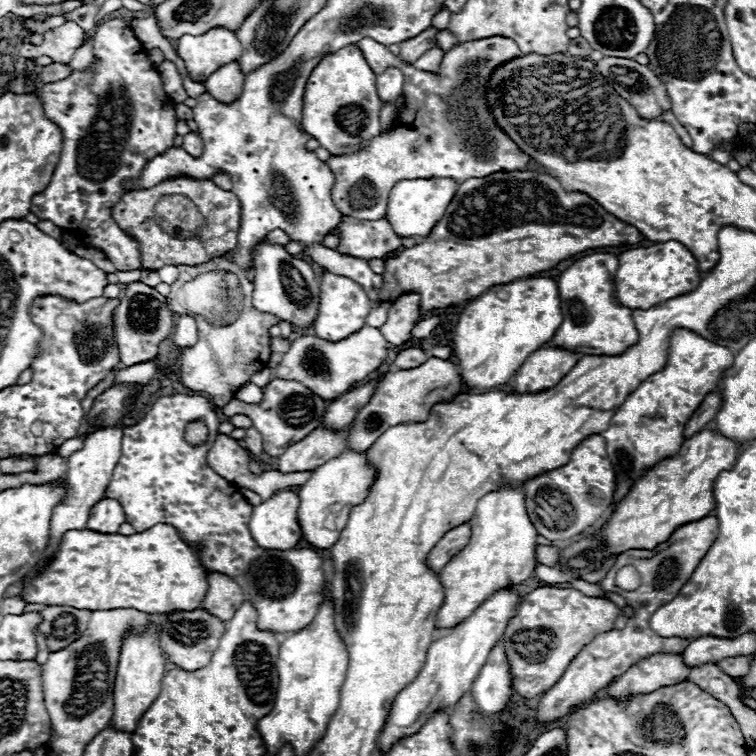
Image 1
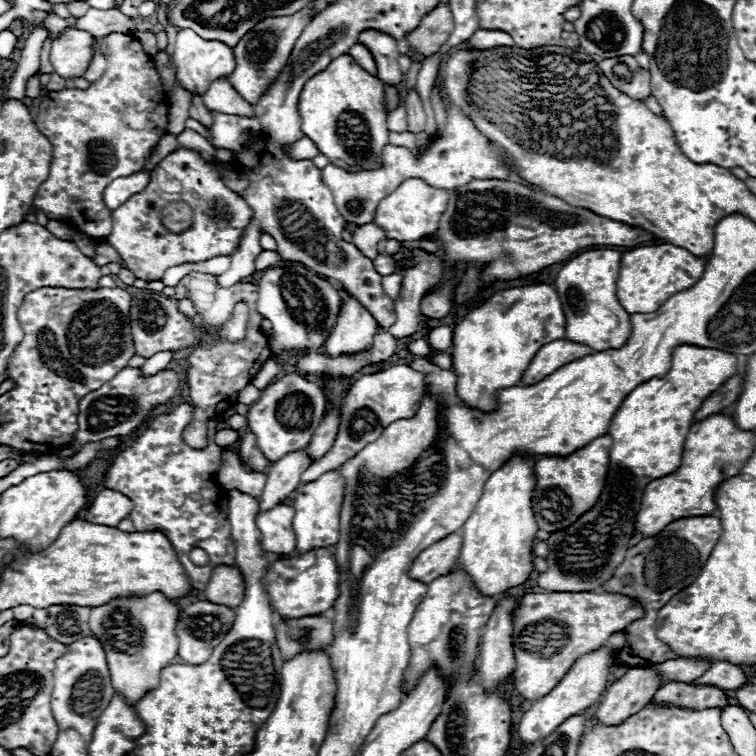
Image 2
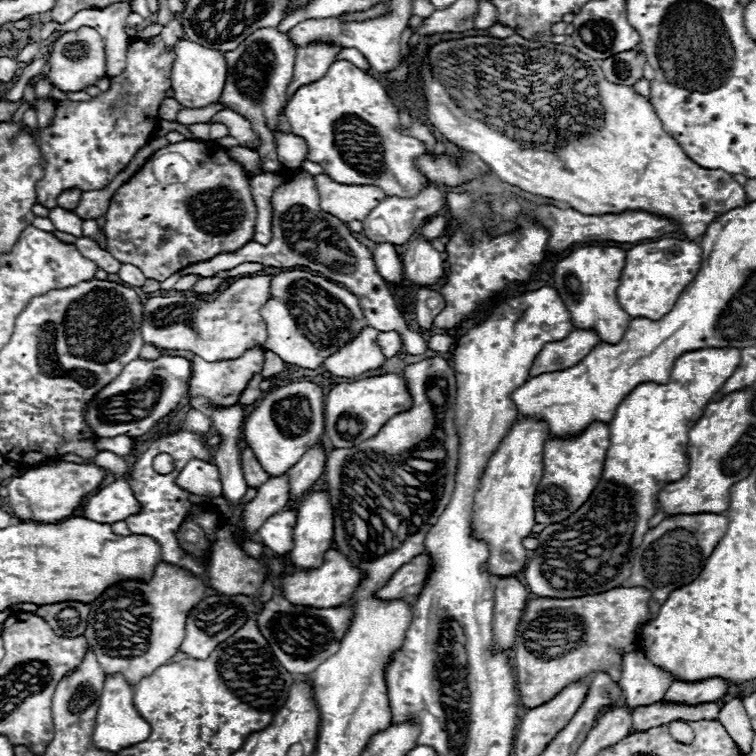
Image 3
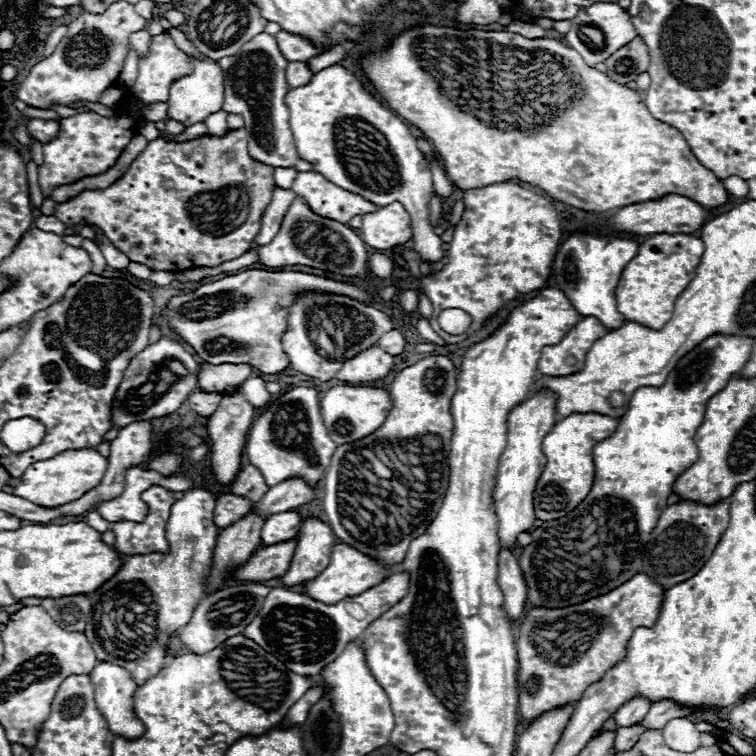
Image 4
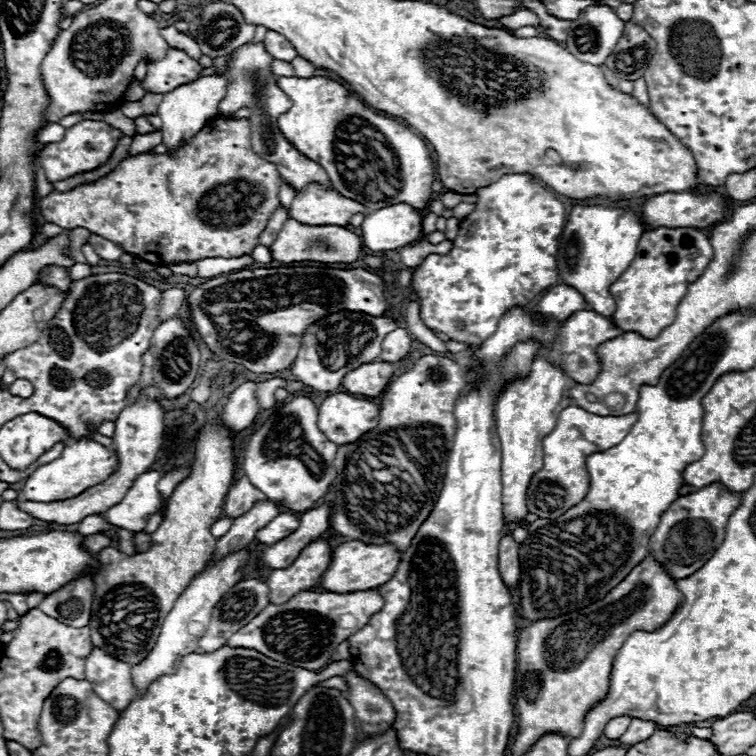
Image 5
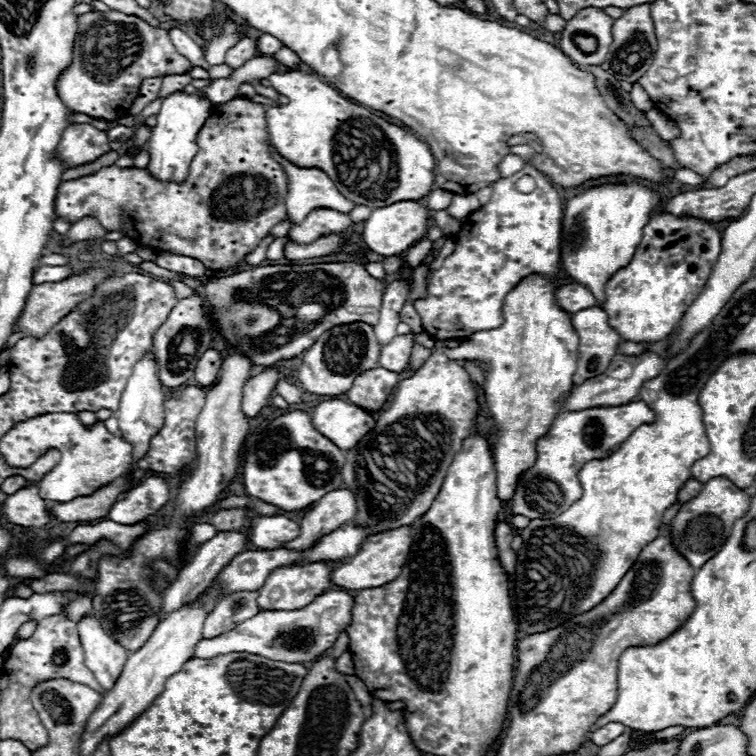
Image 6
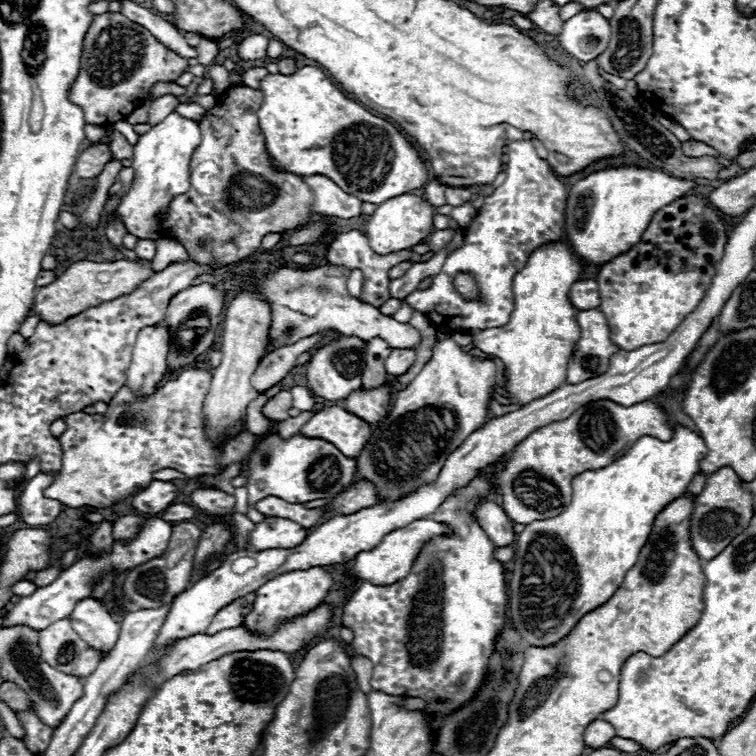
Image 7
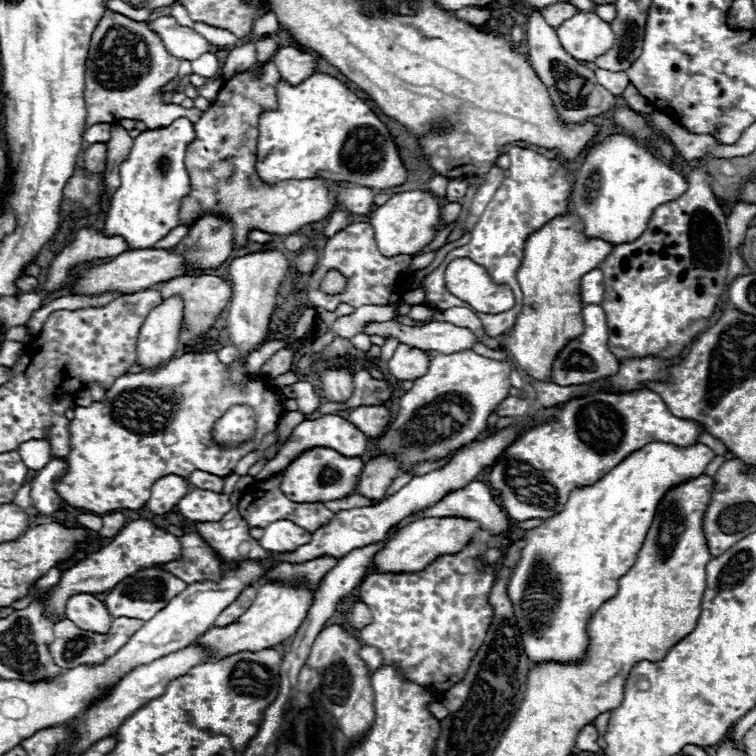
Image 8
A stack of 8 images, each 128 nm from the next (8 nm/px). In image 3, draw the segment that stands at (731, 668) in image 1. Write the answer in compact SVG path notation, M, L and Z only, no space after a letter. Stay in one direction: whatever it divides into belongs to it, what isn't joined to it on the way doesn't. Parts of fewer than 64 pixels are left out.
M712 678L704 682L674 682L662 702L668 704L688 704L688 706L698 706L704 702L718 702L728 690L728 682L722 678Z

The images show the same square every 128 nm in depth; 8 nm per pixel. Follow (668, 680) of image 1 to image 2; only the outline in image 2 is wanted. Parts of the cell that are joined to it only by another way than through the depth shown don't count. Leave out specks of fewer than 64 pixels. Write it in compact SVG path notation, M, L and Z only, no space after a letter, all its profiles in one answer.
M630 668L622 678L606 688L596 718L604 726L620 726L632 714L640 712L660 688L660 680L650 668Z

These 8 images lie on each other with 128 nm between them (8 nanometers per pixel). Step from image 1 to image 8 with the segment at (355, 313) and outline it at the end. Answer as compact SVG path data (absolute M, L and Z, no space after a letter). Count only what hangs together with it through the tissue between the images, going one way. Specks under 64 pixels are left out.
M358 406L352 408L346 418L366 436L380 438L390 424L390 410L386 406Z

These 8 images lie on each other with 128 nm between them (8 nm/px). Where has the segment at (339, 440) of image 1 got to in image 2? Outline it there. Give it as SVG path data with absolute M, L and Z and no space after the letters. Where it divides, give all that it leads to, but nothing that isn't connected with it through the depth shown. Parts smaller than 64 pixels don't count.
M298 450L292 454L286 454L280 462L276 462L266 476L264 492L258 500L260 512L274 508L276 504L282 504L296 488L298 488L298 476L310 466L310 460L306 456L306 450Z

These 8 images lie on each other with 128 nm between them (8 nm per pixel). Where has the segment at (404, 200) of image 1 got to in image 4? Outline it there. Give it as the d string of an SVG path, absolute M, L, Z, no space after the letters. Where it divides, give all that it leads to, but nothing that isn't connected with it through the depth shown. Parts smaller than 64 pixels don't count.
M392 202L384 208L378 208L376 212L364 214L360 238L376 250L402 246L412 238L410 214L400 202Z

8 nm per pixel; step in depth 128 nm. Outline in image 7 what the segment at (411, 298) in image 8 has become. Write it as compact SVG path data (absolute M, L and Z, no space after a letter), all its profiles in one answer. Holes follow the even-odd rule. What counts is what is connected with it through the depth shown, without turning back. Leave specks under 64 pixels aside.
M388 298L378 310L380 310L380 314L384 314L384 316L394 316L394 314L400 310L402 302L404 302L404 300L400 300L400 298ZM322 330L318 334L312 334L308 338L302 338L298 340L296 344L292 346L282 346L282 348L276 348L272 352L268 352L262 360L260 360L260 366L256 368L256 372L252 374L252 386L258 390L258 392L266 392L268 388L272 388L274 384L282 382L284 376L296 366L296 358L302 354L302 352L308 352L312 346L316 346L324 336L332 336L336 334L336 330Z

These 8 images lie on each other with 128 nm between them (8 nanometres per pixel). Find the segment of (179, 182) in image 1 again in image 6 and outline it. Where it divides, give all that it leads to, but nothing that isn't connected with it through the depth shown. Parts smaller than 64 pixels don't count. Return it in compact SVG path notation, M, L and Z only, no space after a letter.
M242 96L232 98L224 104L214 104L208 120L198 134L198 154L190 164L188 180L184 184L158 182L146 170L108 166L96 174L62 182L56 196L56 216L76 222L92 214L108 232L122 230L124 236L136 244L150 246L156 252L170 250L192 256L214 272L240 264L246 254L250 254L260 244L260 240L266 238L270 230L288 216L288 176L270 154L265 110L264 105Z

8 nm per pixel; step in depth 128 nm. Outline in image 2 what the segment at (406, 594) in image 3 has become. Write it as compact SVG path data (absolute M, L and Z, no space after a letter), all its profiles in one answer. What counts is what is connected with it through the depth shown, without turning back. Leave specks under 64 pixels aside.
M458 532L448 534L446 538L434 542L430 548L420 552L420 556L414 560L408 576L428 586L432 580L436 580L438 576L444 576L452 570L452 566L458 560L460 548L462 548L462 536Z

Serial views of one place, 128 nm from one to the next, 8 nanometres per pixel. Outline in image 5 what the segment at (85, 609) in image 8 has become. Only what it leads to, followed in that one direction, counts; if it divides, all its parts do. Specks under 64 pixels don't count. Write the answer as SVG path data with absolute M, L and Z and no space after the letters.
M92 646L84 668L86 680L92 682L96 694L100 694L100 698L104 698L112 708L124 710L124 706L136 698L136 690L130 680L130 666L102 648Z

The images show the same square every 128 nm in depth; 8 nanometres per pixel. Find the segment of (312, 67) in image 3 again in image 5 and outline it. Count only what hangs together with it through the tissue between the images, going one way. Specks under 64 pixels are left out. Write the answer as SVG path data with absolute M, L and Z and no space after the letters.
M278 58L272 60L270 70L272 70L272 74L276 74L276 76L294 76L292 64L290 64L290 62L284 62L284 60L278 60Z

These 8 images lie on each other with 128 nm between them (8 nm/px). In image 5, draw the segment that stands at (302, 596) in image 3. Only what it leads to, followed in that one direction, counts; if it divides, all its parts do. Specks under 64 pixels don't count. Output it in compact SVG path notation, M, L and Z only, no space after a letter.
M360 540L344 542L336 548L330 568L322 576L322 588L328 592L356 592L372 590L388 582L400 564L400 552L394 544L364 544Z

